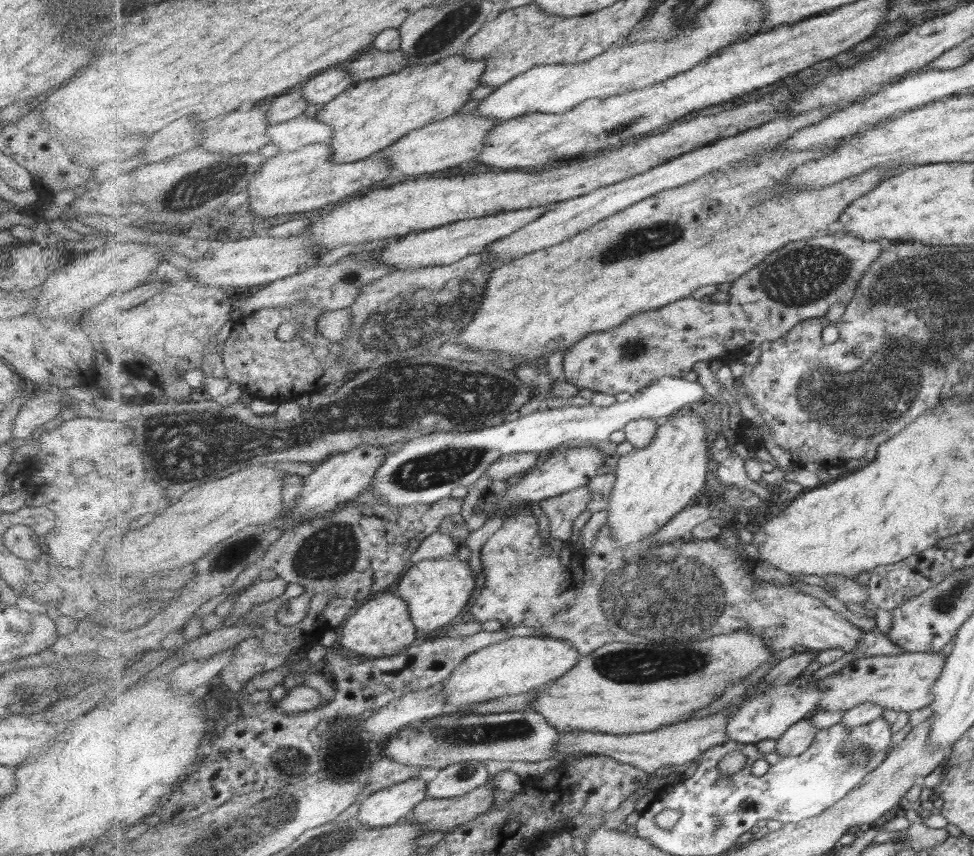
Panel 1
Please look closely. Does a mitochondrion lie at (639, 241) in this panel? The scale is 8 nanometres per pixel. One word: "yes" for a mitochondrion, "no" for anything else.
yes

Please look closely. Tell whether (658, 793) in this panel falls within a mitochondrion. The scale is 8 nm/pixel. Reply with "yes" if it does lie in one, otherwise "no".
no

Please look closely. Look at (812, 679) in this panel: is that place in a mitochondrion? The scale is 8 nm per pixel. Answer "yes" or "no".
no

